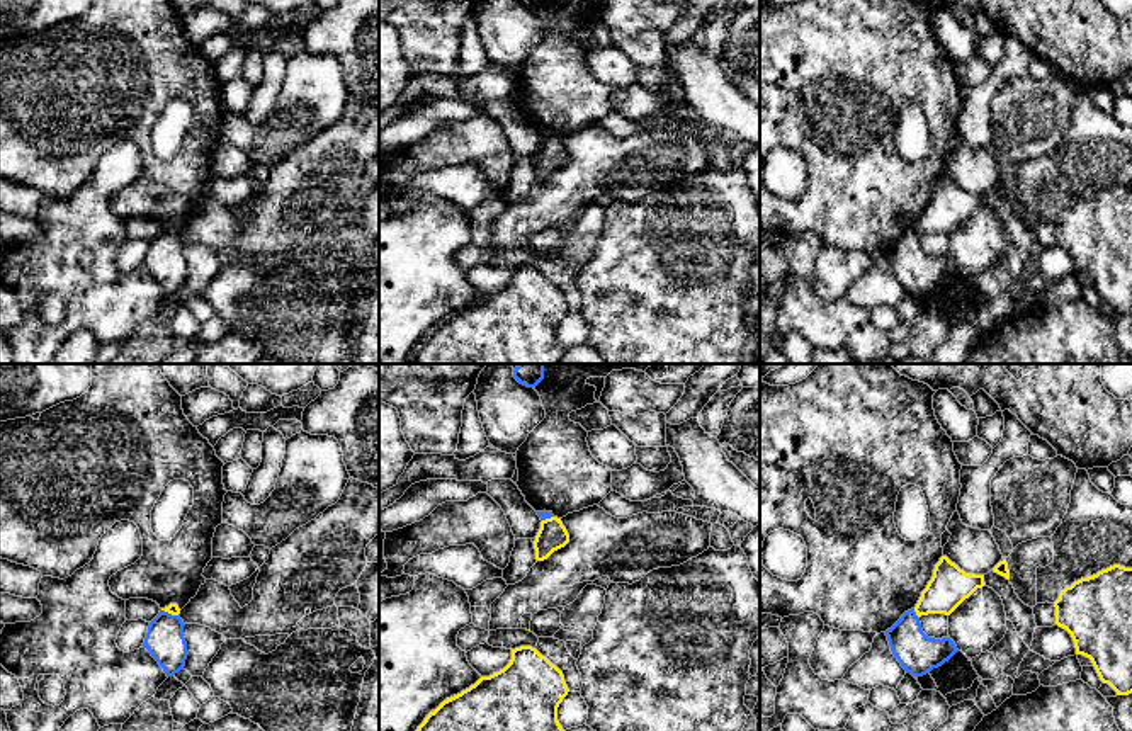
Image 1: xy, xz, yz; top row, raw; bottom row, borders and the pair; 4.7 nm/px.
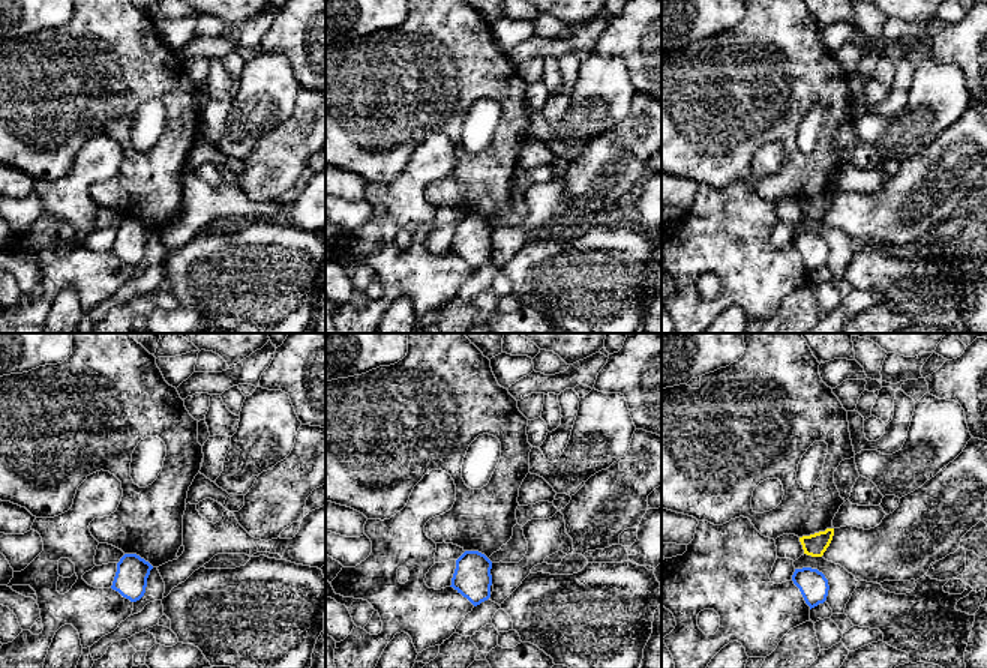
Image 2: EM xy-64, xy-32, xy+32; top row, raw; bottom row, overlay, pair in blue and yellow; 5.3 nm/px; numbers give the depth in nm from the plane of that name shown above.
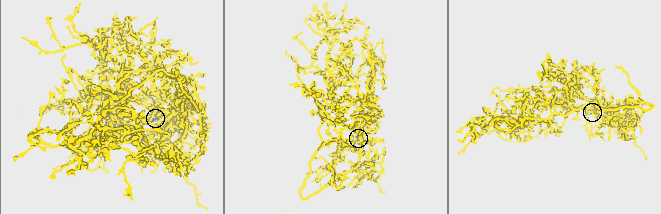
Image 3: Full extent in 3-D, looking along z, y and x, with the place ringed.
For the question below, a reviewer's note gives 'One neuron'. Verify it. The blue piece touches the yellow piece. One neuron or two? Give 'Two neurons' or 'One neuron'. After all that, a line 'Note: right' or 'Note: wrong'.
Two neurons
Note: wrong

